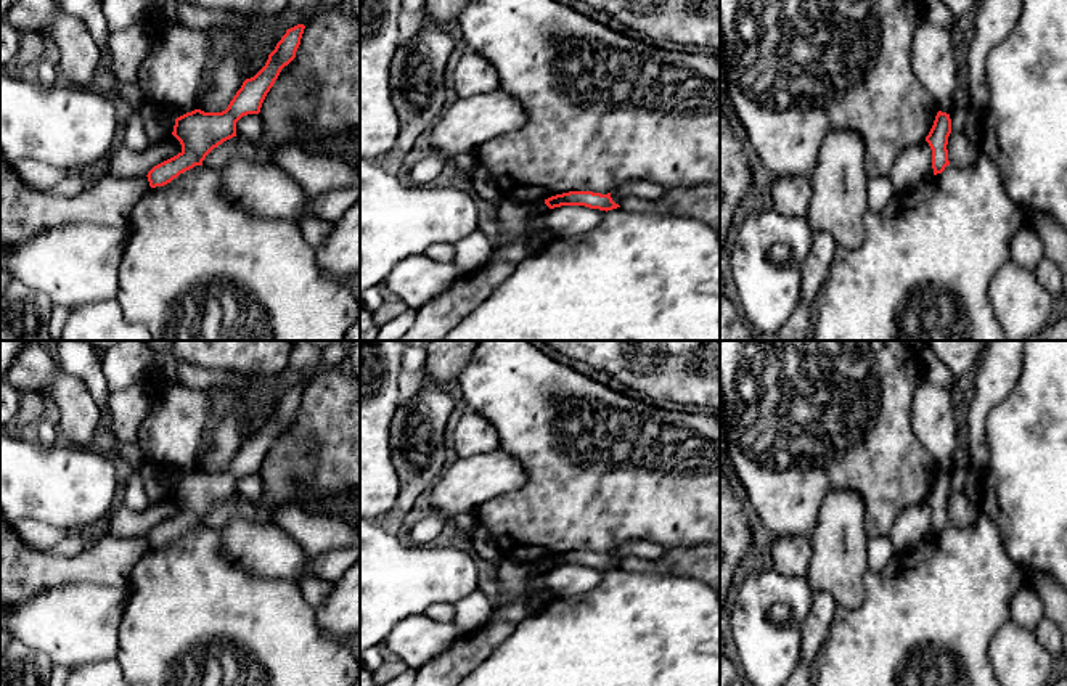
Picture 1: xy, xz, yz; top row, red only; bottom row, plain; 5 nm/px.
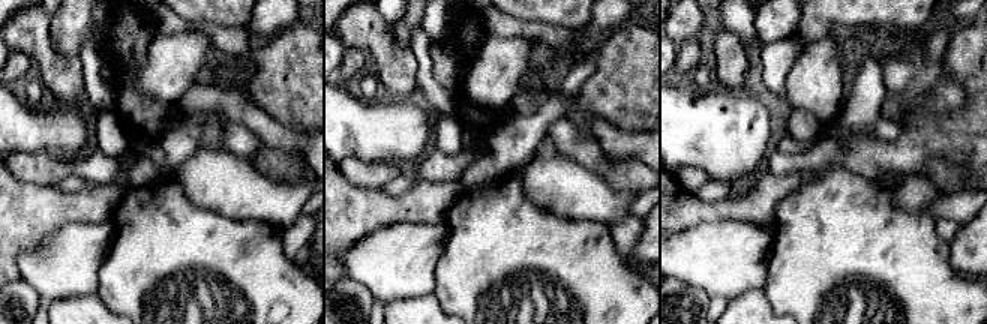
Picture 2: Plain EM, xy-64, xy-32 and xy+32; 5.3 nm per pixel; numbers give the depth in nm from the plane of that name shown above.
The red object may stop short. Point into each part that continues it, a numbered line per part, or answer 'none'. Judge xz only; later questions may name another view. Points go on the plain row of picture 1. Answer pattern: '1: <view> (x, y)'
none

